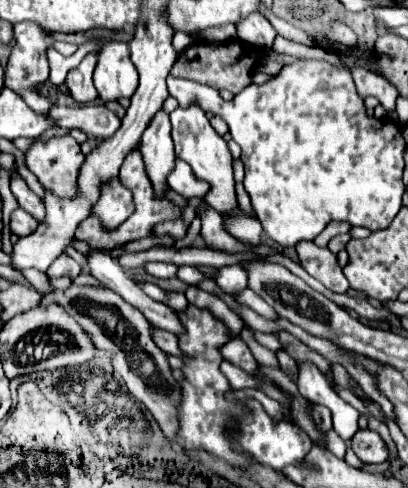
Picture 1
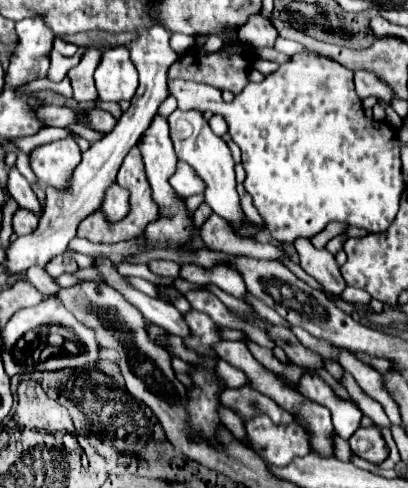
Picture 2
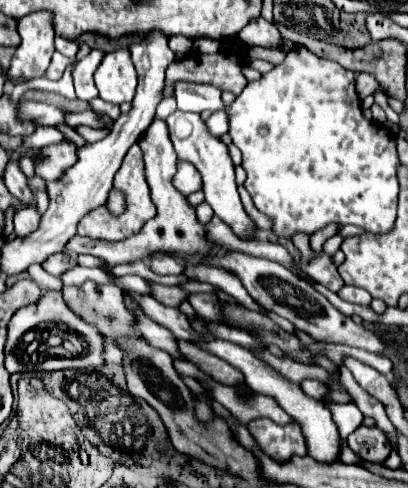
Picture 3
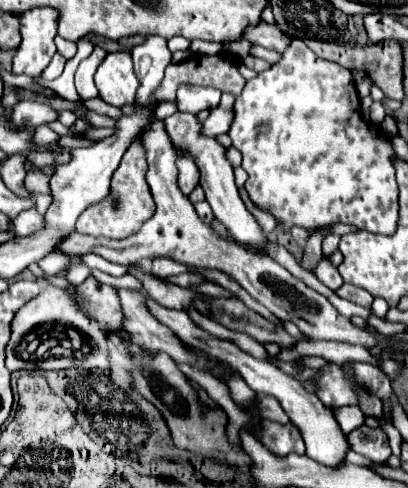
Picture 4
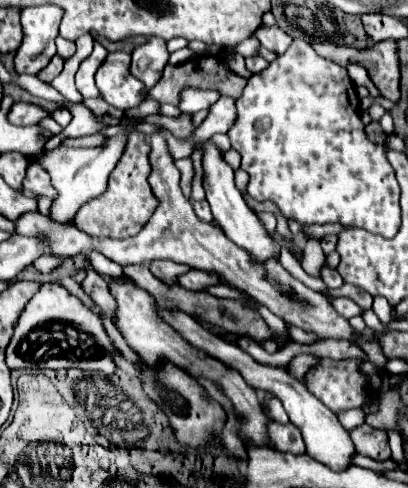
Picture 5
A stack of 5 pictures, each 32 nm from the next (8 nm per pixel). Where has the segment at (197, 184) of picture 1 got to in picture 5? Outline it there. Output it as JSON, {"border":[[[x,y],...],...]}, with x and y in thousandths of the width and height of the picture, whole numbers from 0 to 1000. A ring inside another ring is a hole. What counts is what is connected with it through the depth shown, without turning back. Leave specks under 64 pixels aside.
{"border":[[[446,324],[446,328],[431,328],[431,344],[441,348],[441,385],[446,385],[446,393],[456,398],[456,406],[466,406],[471,365],[475,365],[471,324]]]}

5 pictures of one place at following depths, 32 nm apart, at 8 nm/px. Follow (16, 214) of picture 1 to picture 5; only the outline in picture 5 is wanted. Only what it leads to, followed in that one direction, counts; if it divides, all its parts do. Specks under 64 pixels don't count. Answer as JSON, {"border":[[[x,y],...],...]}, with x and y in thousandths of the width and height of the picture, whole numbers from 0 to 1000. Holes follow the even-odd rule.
{"border":[[[377,270],[377,275],[358,279],[358,291],[368,299],[368,344],[373,344],[363,373],[373,381],[373,393],[382,398],[387,426],[382,426],[377,443],[358,455],[358,463],[333,484],[319,484],[309,492],[265,492],[265,488],[216,484],[186,467],[167,467],[167,475],[157,475],[157,467],[127,467],[127,459],[118,459],[118,443],[103,443],[98,434],[64,434],[59,443],[49,443],[34,455],[39,475],[54,484],[93,484],[93,480],[127,484],[127,516],[123,520],[152,525],[152,529],[235,512],[235,516],[255,520],[260,529],[270,529],[275,537],[289,537],[299,545],[348,541],[358,533],[382,533],[382,529],[417,529],[417,533],[461,541],[466,549],[534,557],[559,578],[569,578],[574,586],[598,594],[608,607],[618,607],[627,619],[647,623],[662,639],[686,648],[696,660],[721,664],[750,680],[765,680],[779,693],[819,693],[819,697],[868,701],[877,689],[887,689],[882,680],[873,680],[858,668],[858,660],[843,648],[833,648],[814,631],[809,615],[794,602],[779,602],[779,598],[760,594],[755,586],[745,586],[735,574],[711,566],[711,557],[701,557],[676,533],[652,533],[647,541],[618,533],[618,525],[603,512],[574,504],[569,492],[554,492],[554,484],[539,475],[539,467],[529,459],[495,455],[480,443],[471,414],[451,406],[451,398],[436,381],[441,352],[426,340],[426,324],[412,307],[407,283],[387,270]]]}

